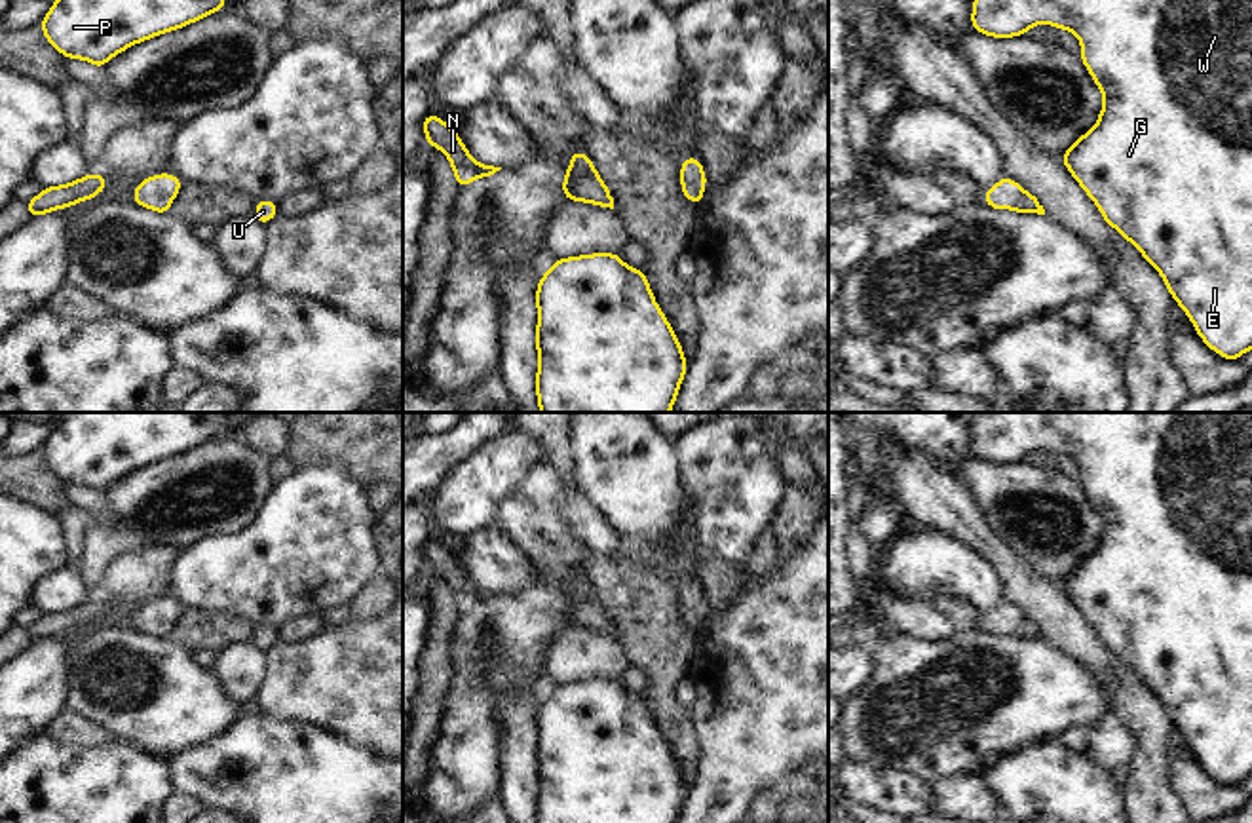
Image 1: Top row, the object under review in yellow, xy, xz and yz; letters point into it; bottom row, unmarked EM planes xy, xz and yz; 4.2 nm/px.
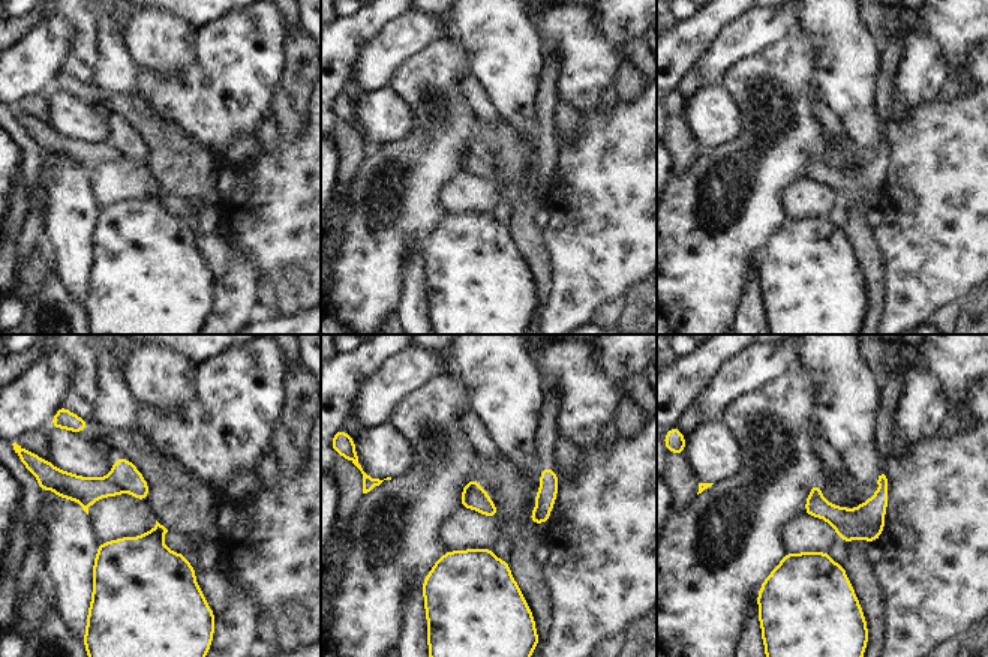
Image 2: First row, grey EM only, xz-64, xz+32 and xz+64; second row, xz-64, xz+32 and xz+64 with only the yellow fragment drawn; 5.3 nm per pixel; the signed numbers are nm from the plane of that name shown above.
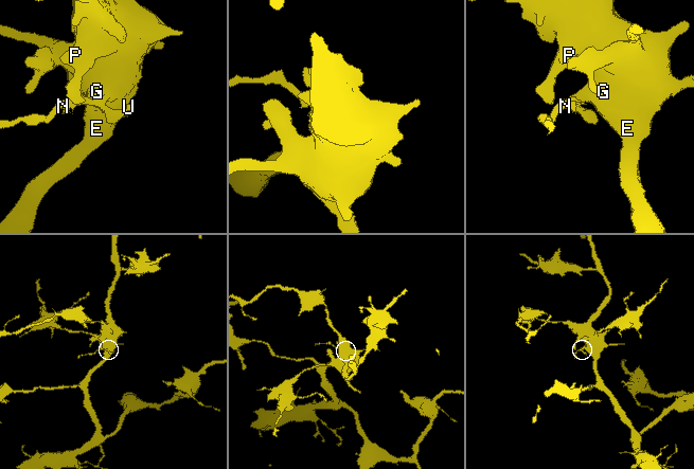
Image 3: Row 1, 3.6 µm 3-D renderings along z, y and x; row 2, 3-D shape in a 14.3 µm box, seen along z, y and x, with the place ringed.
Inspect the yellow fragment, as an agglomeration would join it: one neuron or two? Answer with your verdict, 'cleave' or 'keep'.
cleave

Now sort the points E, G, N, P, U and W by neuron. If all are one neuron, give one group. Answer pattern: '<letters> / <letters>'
E G P W / N U

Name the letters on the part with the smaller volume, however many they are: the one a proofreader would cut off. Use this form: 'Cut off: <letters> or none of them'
Cut off: N, U

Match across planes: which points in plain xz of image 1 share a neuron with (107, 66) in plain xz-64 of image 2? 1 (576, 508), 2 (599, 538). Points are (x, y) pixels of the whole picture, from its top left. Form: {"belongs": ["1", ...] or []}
{"belongs": ["1", "2"]}

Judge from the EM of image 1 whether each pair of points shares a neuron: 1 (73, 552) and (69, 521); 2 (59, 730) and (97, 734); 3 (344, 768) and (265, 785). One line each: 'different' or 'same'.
1: same
2: same
3: same

